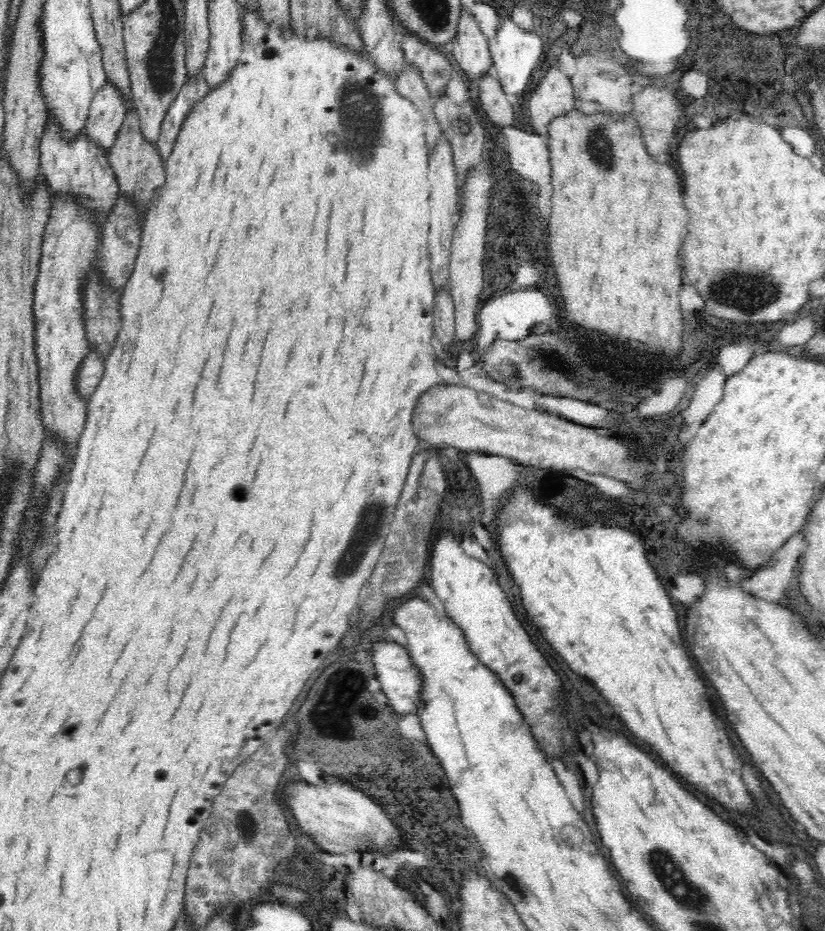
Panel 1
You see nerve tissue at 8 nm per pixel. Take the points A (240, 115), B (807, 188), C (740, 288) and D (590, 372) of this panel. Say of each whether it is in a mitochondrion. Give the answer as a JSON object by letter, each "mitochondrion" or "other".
{"A":"other","B":"other","C":"mitochondrion","D":"mitochondrion"}

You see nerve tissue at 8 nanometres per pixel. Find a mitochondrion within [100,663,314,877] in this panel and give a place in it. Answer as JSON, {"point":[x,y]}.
{"point":[245,827]}

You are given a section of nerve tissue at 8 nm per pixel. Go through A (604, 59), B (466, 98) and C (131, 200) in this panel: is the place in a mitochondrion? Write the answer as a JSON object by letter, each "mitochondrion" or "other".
{"A":"other","B":"other","C":"other"}

